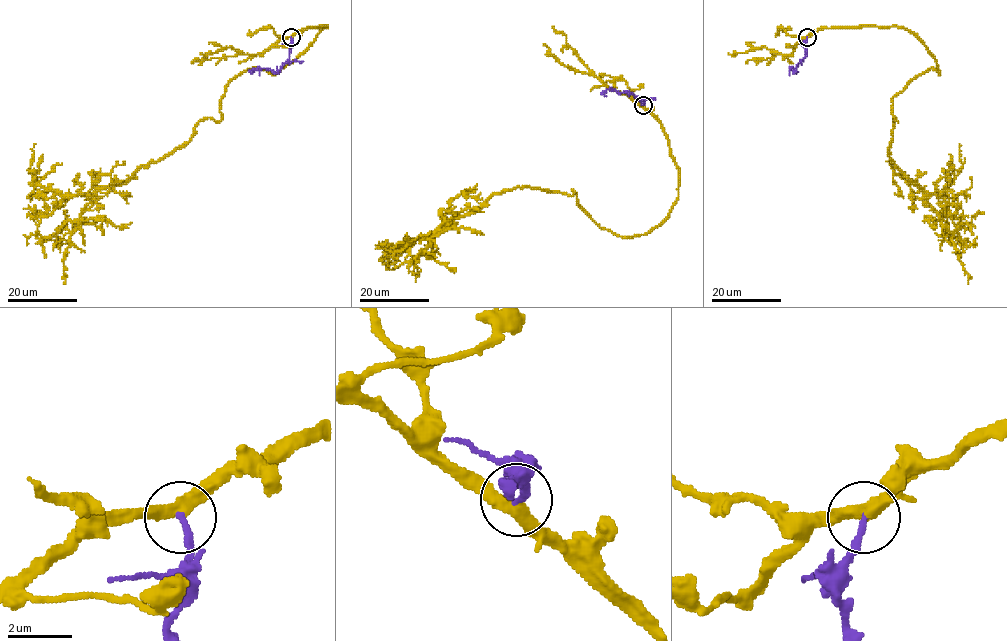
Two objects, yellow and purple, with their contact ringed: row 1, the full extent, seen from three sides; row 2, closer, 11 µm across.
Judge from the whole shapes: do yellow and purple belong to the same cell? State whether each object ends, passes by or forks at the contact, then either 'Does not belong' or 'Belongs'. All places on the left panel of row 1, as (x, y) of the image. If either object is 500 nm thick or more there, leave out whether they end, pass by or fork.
At the ring yellow passes by. At the ring purple ends. Belongs

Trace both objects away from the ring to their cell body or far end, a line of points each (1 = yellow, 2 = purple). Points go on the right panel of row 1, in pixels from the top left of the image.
1: (807, 37), (910, 31), (938, 74), (892, 98), (890, 159), (941, 195), (962, 165), (959, 143)
2: (807, 37), (806, 55), (795, 70), (791, 69), (796, 71)

